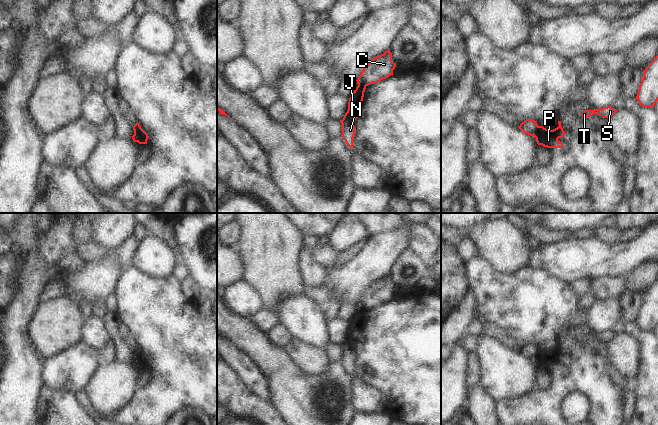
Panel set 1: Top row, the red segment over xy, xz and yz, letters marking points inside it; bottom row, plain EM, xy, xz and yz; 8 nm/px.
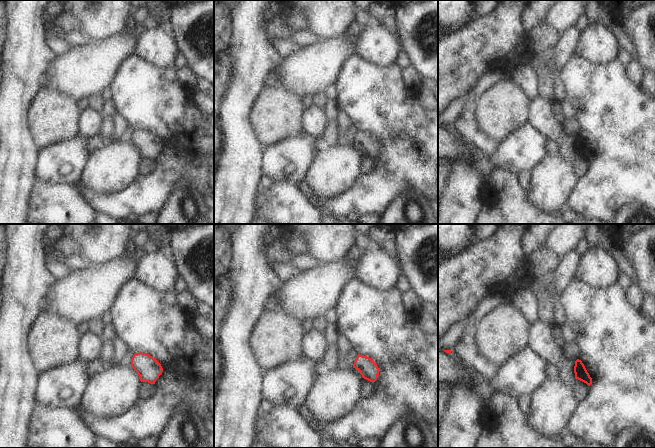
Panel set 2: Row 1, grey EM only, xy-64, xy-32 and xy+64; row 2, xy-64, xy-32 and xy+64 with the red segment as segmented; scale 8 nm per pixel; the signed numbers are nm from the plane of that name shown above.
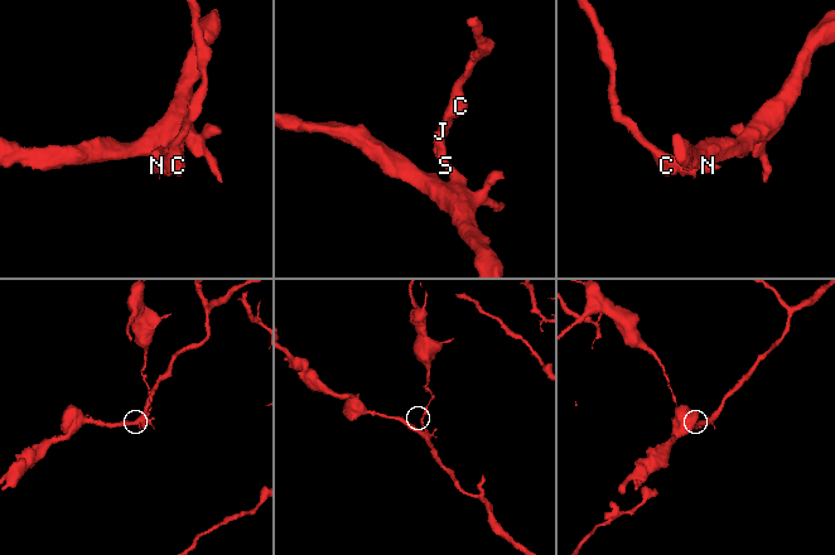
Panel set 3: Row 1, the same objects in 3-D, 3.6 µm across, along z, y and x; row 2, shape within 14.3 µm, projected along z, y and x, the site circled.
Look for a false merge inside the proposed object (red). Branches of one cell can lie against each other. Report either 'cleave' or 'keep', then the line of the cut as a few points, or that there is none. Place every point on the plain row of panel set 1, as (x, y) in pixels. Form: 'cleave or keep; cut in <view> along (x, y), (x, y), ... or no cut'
cleave; cut in xy along (134, 356), (138, 356), (146, 366)

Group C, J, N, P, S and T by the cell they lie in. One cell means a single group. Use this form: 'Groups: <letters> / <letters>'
Groups: C / J N P S T.

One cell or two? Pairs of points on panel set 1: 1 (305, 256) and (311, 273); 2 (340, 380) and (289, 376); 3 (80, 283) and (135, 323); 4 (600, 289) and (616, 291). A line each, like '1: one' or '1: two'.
1: one
2: one
3: two
4: one

